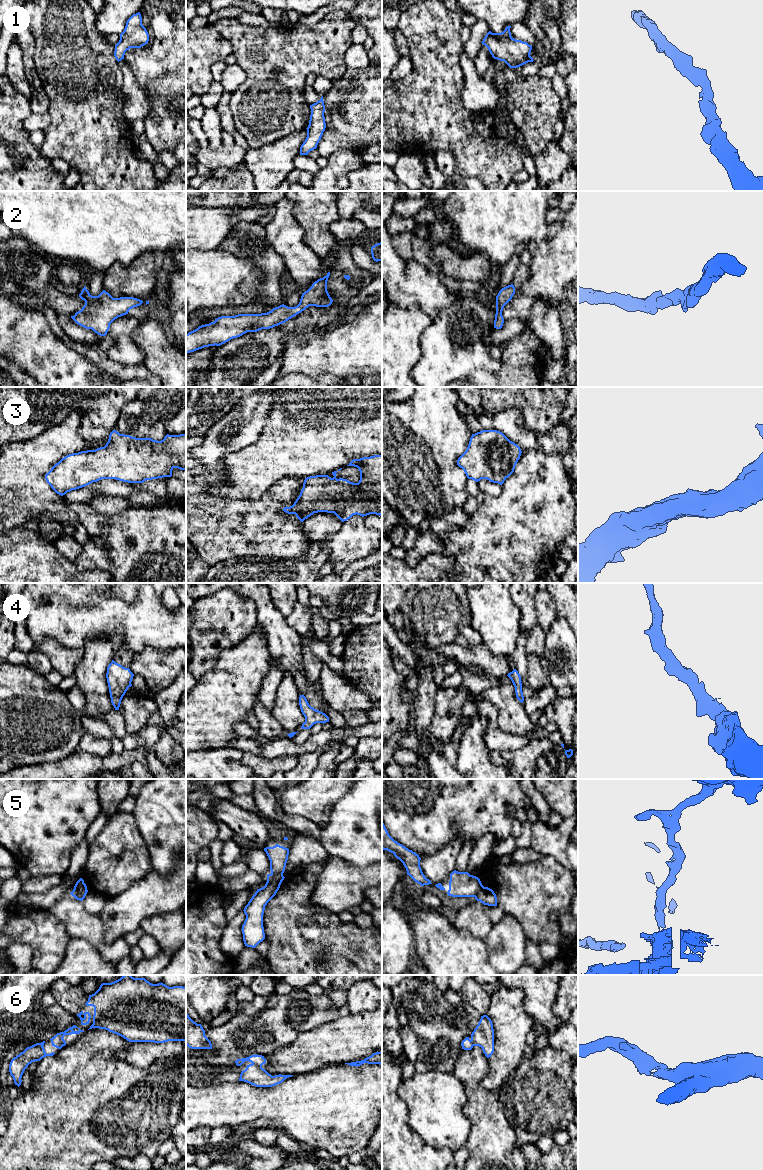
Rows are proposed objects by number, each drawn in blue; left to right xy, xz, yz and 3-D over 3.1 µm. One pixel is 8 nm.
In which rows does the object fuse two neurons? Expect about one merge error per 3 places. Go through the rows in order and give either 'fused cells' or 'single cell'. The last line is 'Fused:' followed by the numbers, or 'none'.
1: single cell
2: single cell
3: single cell
4: single cell
5: fused cells
6: single cell
Fused: 5

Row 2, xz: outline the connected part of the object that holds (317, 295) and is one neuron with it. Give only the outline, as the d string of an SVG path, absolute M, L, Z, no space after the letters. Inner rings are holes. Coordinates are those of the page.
M330 272L315 281L307 291L302 293L300 302L295 307L288 307L282 304L267 313L221 316L215 319L214 322L199 326L186 334L186 353L194 352L204 347L220 346L247 332L273 328L285 323L309 306L330 306L333 300L327 291L329 276Z

